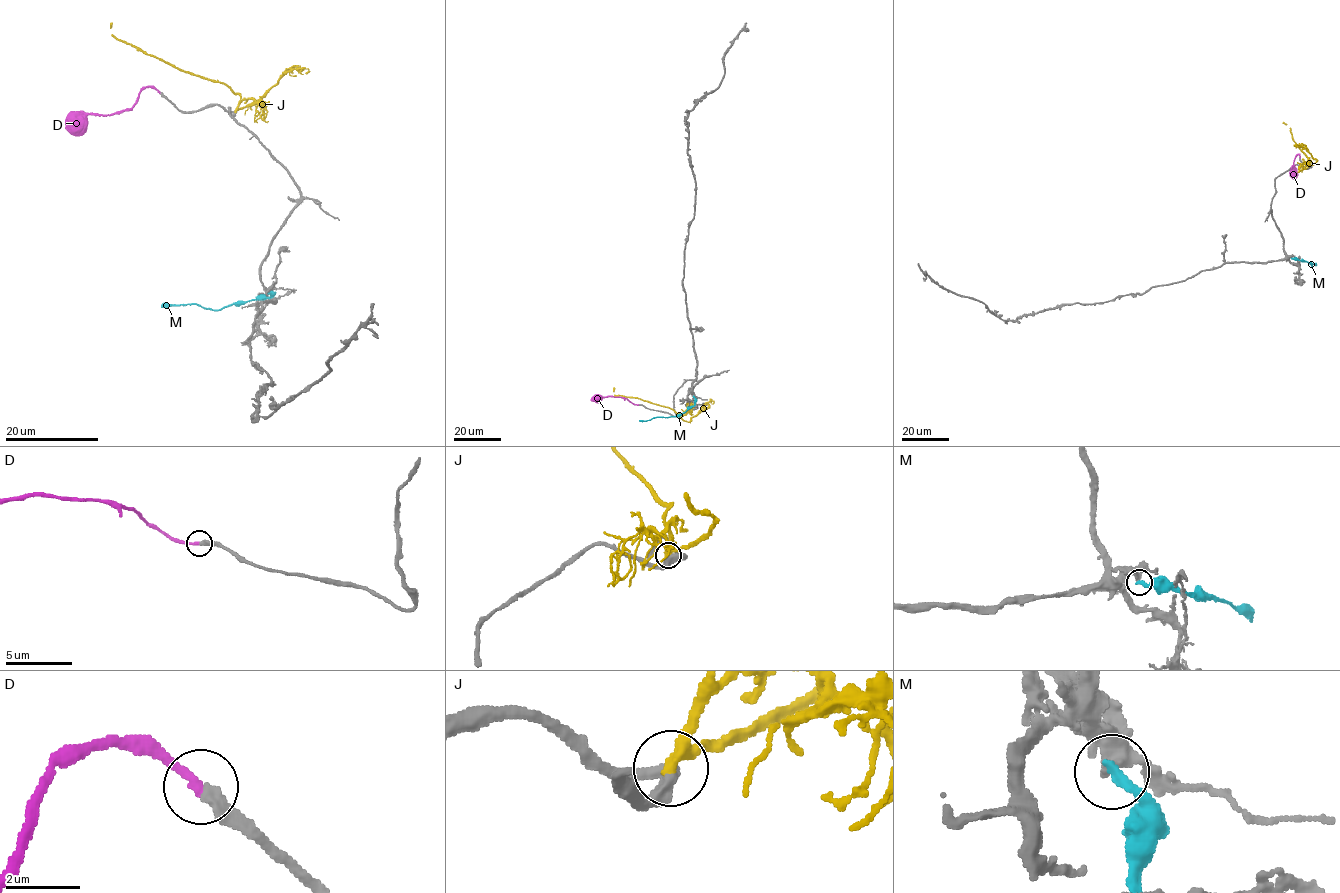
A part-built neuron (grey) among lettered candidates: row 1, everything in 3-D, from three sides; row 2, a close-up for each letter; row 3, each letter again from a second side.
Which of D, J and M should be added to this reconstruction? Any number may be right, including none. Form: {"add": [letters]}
{"add": ["D"]}

